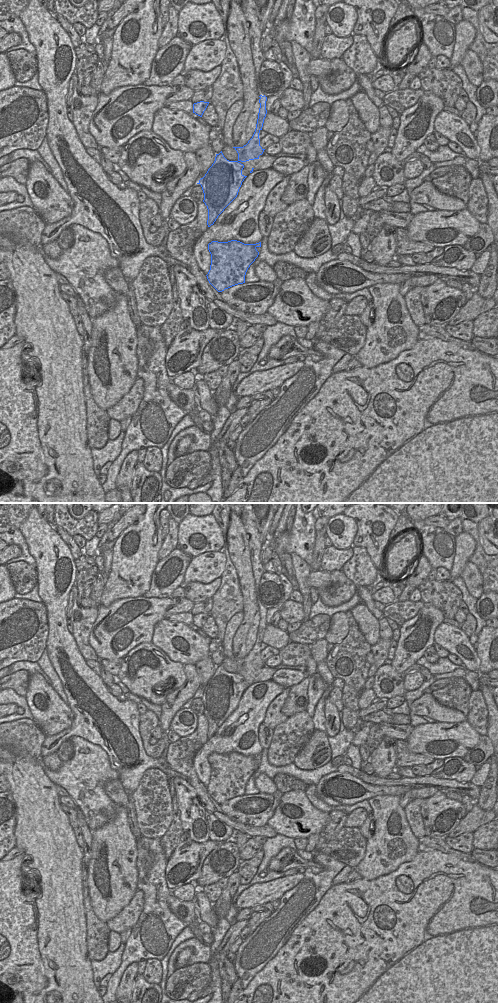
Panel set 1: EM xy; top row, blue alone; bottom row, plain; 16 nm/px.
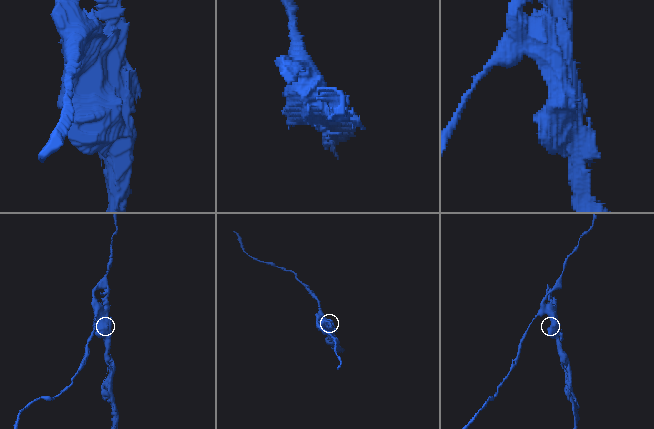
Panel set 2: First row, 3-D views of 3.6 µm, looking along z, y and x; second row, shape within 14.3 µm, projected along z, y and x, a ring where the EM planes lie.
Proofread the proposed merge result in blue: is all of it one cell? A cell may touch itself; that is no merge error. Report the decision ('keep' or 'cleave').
cleave

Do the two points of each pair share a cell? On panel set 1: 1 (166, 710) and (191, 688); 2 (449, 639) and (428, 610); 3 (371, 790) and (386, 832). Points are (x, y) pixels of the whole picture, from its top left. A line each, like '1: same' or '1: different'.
1: same
2: different
3: different

